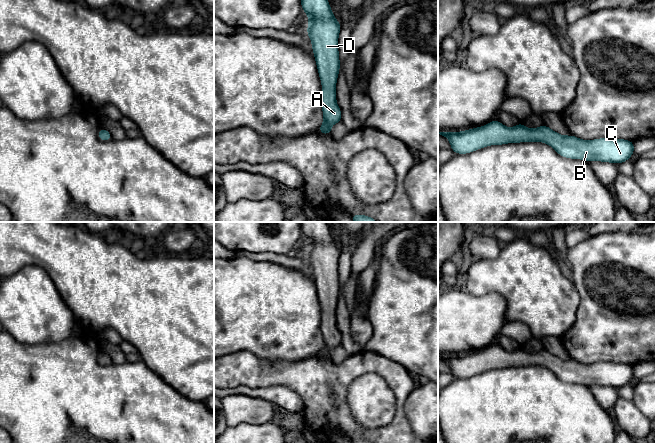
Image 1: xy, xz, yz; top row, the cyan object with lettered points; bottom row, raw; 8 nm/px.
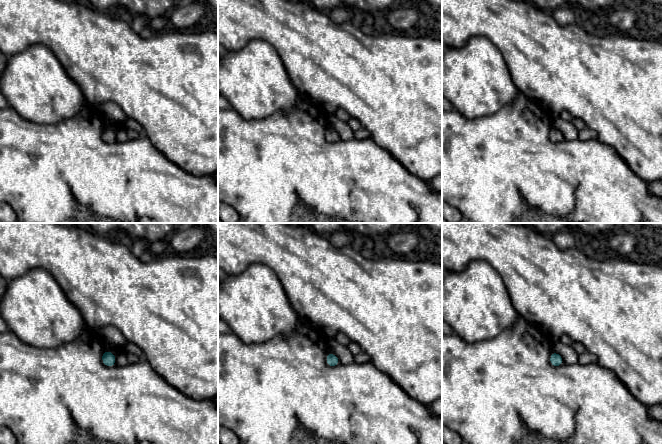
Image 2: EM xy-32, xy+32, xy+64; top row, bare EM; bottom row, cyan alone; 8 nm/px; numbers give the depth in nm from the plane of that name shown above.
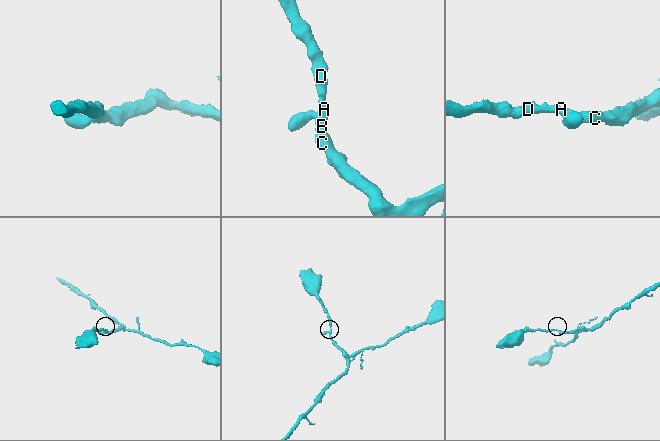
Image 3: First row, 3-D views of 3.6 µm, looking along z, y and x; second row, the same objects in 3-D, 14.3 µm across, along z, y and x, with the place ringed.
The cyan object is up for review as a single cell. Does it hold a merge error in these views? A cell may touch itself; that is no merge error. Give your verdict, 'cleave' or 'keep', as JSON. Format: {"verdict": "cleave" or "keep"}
{"verdict": "keep"}

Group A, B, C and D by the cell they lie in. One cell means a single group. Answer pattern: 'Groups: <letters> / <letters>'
Groups: A B C D

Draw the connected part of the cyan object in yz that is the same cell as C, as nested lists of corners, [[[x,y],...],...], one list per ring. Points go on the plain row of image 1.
[[[493,344],[482,351],[461,356],[438,356],[446,361],[455,378],[468,378],[490,369],[504,369],[521,366],[543,366],[551,370],[563,382],[585,385],[600,385],[621,388],[629,385],[634,375],[631,364],[599,362],[582,364],[573,359],[563,360],[542,348],[528,353],[523,347],[512,352]]]

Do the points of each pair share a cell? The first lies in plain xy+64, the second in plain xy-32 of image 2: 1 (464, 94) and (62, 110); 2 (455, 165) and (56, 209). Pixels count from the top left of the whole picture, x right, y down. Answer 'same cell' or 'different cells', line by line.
1: same cell
2: same cell

